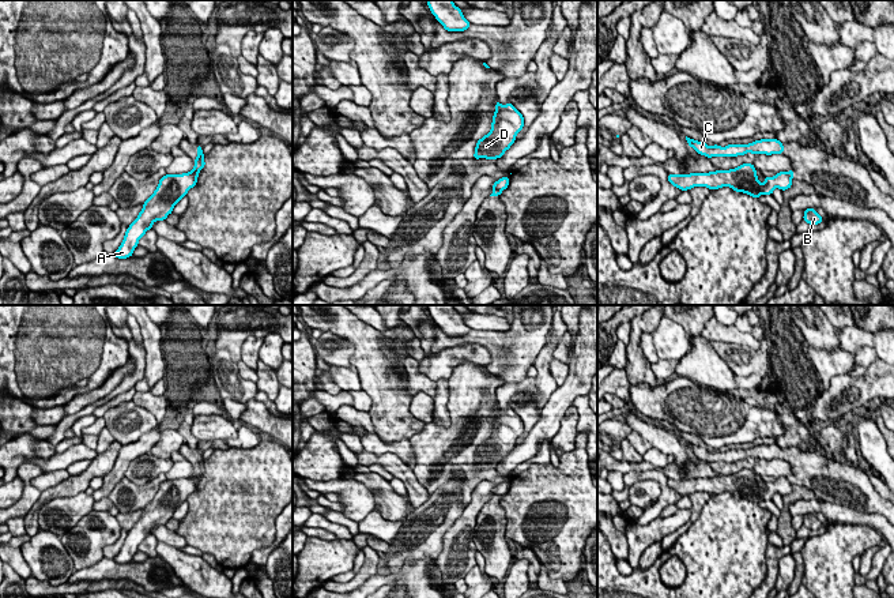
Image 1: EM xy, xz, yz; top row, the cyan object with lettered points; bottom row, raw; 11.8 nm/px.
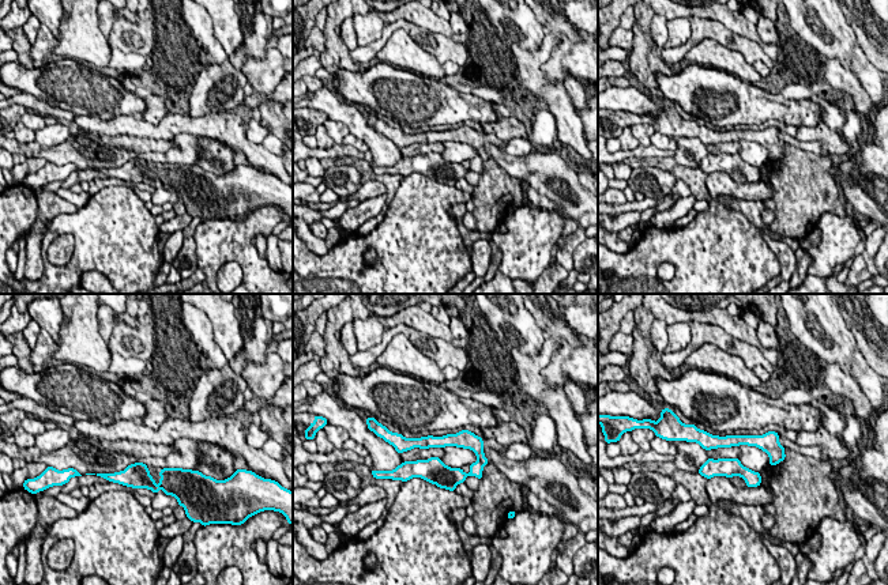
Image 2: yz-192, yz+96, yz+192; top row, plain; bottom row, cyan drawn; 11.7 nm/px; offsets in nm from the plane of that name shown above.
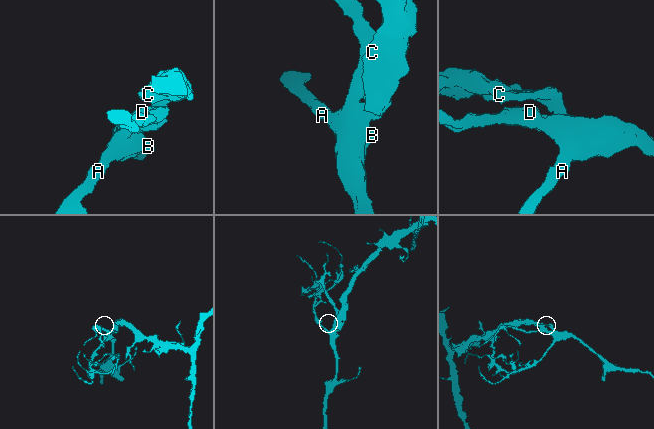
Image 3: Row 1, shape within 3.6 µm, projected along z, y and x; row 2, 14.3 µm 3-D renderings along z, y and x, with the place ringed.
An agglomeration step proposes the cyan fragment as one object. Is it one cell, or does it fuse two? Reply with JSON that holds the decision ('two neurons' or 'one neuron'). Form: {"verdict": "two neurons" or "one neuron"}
{"verdict": "two neurons"}

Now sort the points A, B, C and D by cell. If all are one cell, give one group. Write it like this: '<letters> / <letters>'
A B D / C

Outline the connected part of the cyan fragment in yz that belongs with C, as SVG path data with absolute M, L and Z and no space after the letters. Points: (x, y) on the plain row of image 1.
M686 441L687 450L693 452L698 459L705 460L708 463L712 462L738 462L738 460L744 460L747 458L751 459L782 459L784 458L784 451L782 448L774 443L774 444L761 444L761 445L754 445L752 448L748 450L728 450L725 452L720 452L718 450L714 450L712 452L708 451L708 448L698 447L694 444L690 444Z

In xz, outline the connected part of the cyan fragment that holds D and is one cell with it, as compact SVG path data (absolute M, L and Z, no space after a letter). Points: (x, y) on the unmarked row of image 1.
M497 406L491 435L478 445L474 463L501 463L514 448L516 440L523 435L523 432L523 420L510 407L503 411Z

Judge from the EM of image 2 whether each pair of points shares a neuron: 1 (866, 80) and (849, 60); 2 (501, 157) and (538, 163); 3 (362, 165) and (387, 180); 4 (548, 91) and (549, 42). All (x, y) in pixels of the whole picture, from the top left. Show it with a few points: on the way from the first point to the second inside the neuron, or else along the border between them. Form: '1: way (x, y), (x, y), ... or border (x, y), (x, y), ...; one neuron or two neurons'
1: way (865, 75), (854, 64); one neuron
2: way (511, 163), (529, 163); one neuron
3: way (368, 172), (375, 177), (380, 177); one neuron
4: way (535, 79), (535, 60), (541, 55); one neuron

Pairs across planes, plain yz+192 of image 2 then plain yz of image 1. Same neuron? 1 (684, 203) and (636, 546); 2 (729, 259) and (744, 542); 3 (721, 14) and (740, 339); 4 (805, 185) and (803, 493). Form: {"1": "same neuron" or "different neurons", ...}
{"1": "same neuron", "2": "same neuron", "3": "same neuron", "4": "same neuron"}

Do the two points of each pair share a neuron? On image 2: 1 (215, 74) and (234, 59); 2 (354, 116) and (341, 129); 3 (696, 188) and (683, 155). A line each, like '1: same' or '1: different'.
1: different
2: different
3: different

